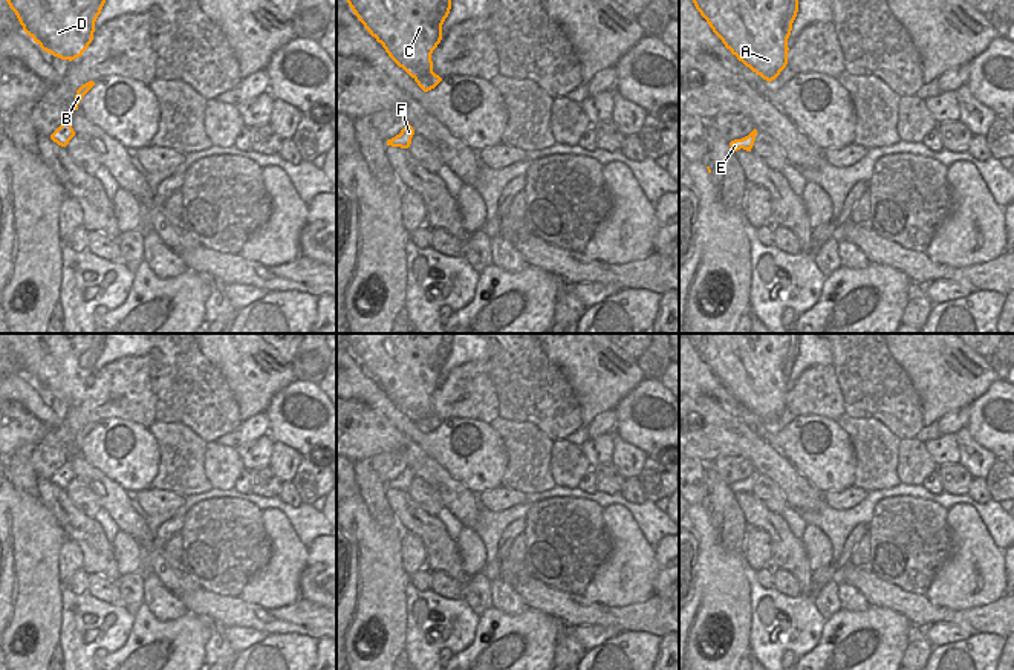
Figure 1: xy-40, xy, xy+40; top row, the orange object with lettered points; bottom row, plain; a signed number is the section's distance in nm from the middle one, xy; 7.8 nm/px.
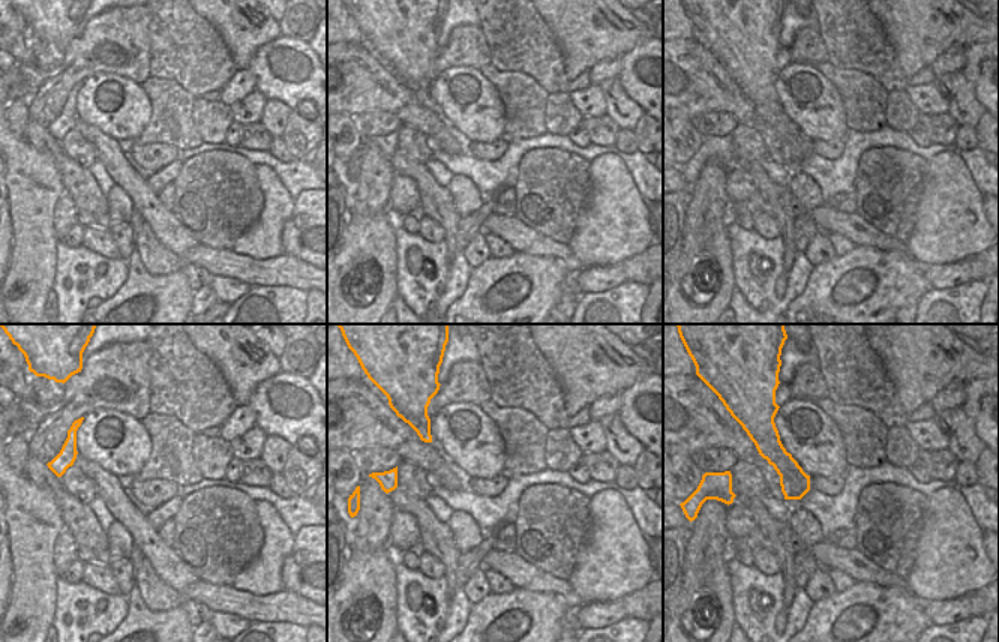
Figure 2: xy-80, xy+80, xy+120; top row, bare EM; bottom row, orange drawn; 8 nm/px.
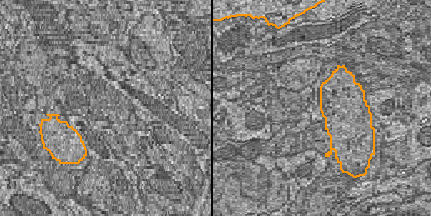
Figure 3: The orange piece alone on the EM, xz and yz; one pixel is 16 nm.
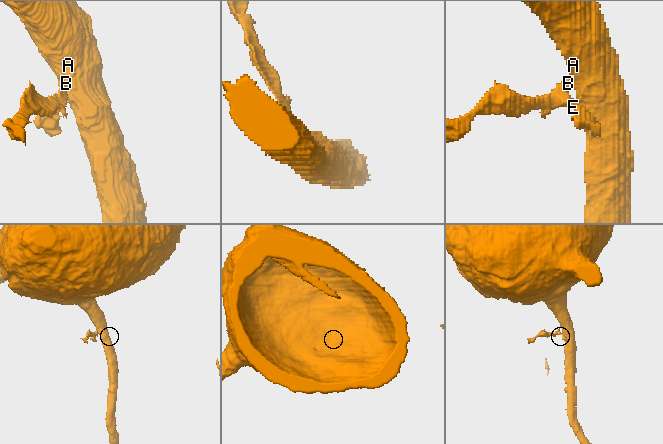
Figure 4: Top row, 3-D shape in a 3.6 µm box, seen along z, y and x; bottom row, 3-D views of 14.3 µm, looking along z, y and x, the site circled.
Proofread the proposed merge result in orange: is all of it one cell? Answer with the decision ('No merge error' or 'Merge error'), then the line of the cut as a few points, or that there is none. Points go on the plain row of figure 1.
Merge error. Split along xy (435, 416), (415, 421).

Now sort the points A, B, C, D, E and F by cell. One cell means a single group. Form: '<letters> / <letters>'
A C D / B E F

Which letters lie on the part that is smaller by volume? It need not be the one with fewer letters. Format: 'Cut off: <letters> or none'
Cut off: B, E, F

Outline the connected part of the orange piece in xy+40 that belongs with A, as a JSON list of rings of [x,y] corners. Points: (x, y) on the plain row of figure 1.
[[[687,333],[726,392],[766,424],[788,407],[798,333]]]

